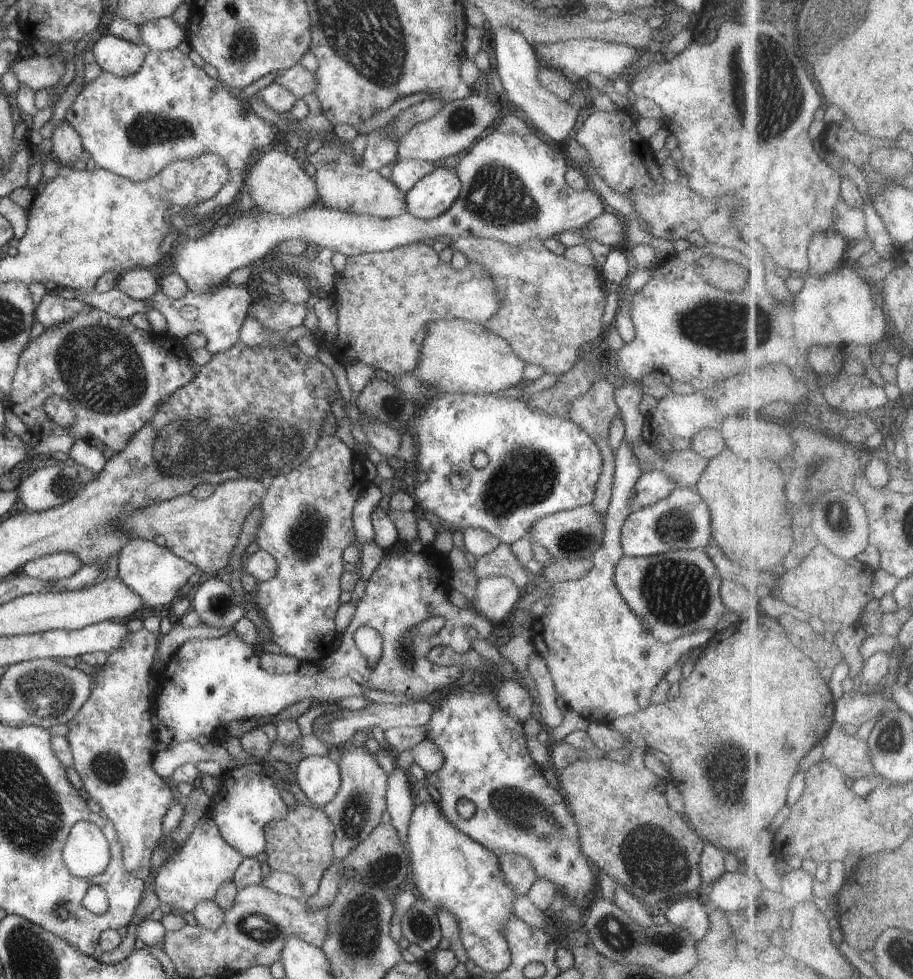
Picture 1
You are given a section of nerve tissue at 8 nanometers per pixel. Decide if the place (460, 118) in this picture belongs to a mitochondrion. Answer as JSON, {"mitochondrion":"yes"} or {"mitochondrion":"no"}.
{"mitochondrion":"yes"}

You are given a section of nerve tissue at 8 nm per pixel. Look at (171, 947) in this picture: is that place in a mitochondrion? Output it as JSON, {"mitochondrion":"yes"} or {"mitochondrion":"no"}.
{"mitochondrion":"no"}

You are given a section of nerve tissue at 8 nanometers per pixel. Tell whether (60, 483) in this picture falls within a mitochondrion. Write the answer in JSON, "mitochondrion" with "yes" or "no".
{"mitochondrion":"yes"}

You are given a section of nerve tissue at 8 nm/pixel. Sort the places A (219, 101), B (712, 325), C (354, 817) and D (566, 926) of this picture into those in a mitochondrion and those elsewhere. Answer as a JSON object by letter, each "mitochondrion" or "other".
{"A":"other","B":"mitochondrion","C":"mitochondrion","D":"other"}

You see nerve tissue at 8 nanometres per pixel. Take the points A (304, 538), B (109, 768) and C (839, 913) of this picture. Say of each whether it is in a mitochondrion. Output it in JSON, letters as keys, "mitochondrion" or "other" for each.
{"A":"mitochondrion","B":"mitochondrion","C":"other"}

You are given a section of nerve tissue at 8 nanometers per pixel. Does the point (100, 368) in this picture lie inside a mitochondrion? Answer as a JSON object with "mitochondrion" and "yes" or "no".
{"mitochondrion":"yes"}

